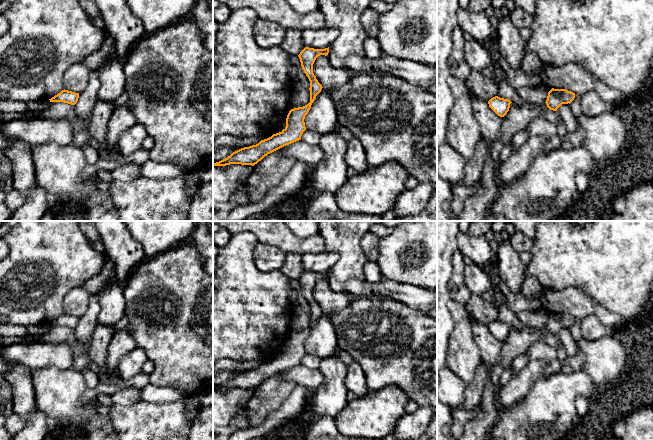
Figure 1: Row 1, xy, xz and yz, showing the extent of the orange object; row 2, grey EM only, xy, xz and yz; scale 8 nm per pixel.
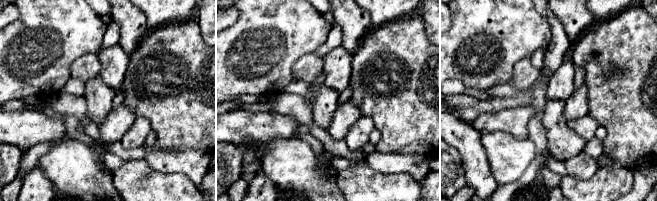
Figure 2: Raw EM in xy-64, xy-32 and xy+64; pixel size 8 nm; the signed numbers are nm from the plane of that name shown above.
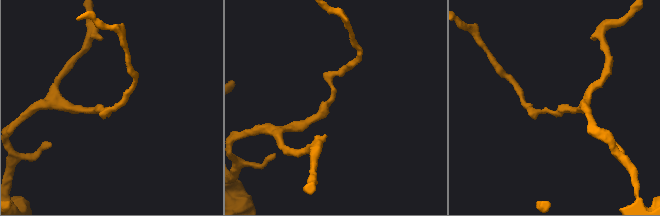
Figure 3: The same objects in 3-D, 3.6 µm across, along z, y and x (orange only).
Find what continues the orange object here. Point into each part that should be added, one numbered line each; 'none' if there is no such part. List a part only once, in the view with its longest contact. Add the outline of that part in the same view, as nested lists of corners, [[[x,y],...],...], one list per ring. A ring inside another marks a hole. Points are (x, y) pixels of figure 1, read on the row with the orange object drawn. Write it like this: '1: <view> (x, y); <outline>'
none

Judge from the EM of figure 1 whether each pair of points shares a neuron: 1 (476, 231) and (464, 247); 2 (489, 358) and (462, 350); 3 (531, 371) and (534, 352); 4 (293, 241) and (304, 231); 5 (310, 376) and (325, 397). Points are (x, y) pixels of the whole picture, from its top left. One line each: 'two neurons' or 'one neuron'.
1: two neurons
2: two neurons
3: two neurons
4: two neurons
5: two neurons

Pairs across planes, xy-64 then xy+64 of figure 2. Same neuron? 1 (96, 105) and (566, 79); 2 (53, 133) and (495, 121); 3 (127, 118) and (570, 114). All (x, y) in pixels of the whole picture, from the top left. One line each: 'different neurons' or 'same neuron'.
1: different neurons
2: same neuron
3: same neuron

